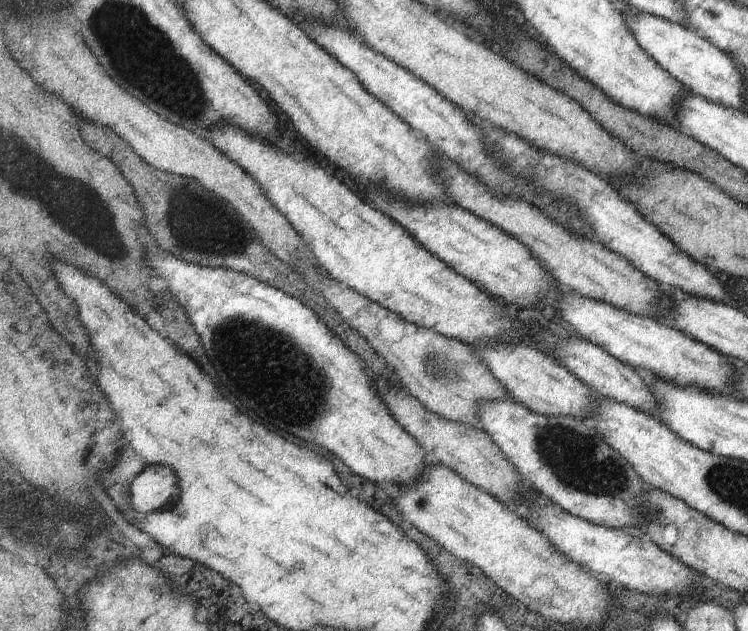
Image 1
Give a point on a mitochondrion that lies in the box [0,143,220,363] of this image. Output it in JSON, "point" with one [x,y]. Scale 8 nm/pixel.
{"point":[77,203]}

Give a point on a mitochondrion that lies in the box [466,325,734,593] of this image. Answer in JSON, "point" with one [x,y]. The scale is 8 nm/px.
{"point":[580,463]}

